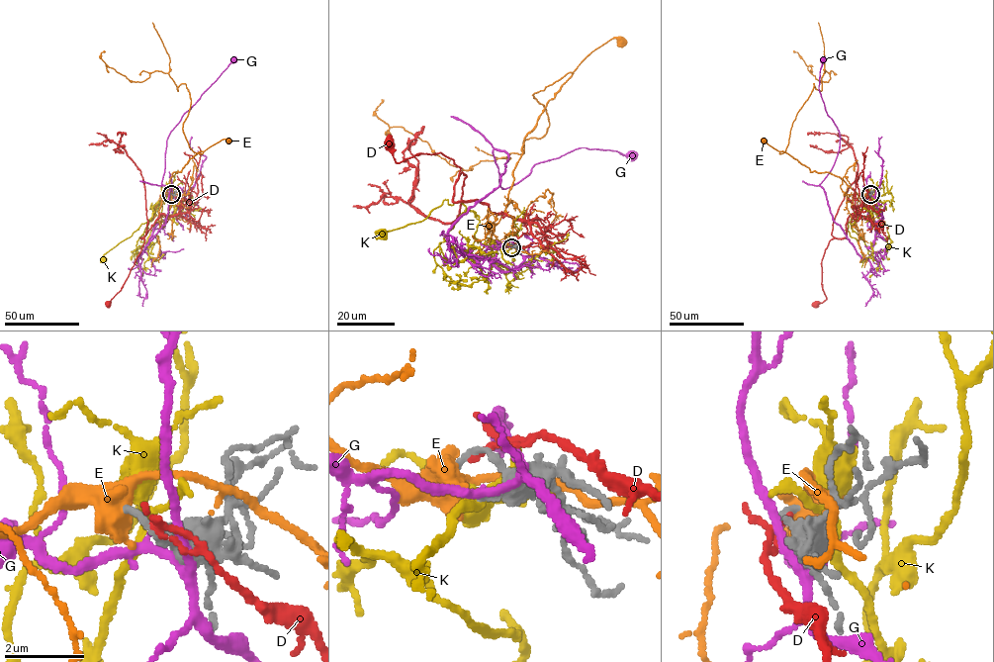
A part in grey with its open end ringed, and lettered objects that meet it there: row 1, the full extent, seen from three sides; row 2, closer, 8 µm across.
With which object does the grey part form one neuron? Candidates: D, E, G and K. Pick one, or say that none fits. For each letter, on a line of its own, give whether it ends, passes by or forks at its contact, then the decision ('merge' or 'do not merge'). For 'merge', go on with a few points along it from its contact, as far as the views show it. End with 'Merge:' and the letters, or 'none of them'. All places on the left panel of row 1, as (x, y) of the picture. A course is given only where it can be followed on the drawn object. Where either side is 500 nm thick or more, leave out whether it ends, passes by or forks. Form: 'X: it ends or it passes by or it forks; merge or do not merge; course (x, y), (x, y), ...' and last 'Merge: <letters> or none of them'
D: it passes by; do not merge
E: do not merge
G: it passes by; do not merge
K: it forks; do not merge
Merge: none of them

